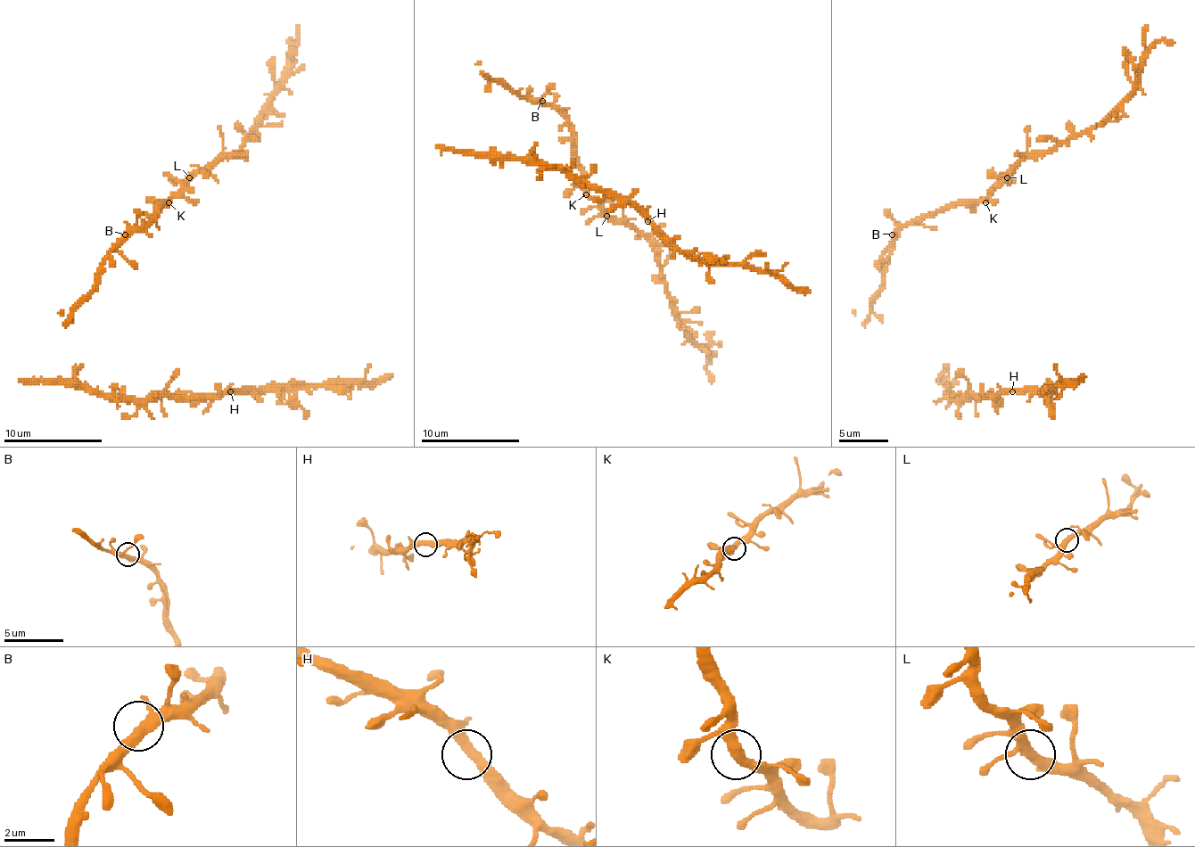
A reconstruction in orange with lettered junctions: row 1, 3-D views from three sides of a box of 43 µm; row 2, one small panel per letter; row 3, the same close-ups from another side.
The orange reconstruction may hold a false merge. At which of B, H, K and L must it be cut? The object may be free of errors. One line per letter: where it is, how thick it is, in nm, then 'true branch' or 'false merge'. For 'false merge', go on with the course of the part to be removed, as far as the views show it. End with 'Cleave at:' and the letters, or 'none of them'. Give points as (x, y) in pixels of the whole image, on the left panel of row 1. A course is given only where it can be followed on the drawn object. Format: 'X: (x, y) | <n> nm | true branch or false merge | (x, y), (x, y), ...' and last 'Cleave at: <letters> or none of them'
B: (125, 234) | 320 nm | true branch
H: (230, 391) | 320 nm | true branch
K: (168, 202) | 320 nm | true branch
L: (189, 177) | 320 nm | true branch
Cleave at: none of them

